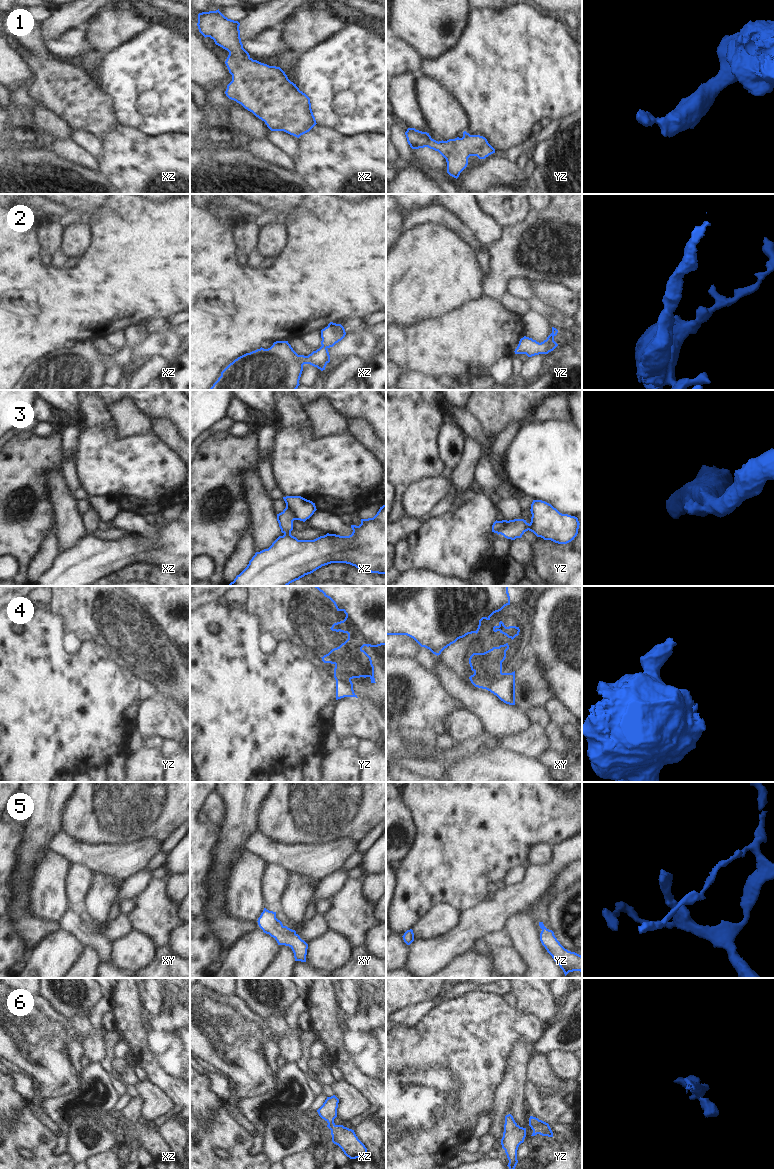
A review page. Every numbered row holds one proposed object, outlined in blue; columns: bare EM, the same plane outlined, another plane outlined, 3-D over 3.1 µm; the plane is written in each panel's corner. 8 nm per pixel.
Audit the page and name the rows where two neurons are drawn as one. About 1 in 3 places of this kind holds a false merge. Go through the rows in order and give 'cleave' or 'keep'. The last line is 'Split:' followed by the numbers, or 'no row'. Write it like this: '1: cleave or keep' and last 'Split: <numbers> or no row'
1: keep
2: keep
3: keep
4: cleave
5: keep
6: keep
Split: 4

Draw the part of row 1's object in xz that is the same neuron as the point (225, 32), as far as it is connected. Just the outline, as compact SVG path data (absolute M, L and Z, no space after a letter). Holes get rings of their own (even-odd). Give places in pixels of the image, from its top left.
M218 9L199 13L197 26L205 38L210 37L216 45L229 52L225 61L232 75L232 81L225 91L229 99L241 104L264 121L271 131L284 131L299 138L317 124L311 109L310 98L288 79L285 72L280 67L253 60L243 48L238 21L228 19Z

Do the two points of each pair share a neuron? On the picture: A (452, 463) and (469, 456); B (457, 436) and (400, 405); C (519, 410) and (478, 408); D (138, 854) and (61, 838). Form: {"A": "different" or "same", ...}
{"A": "different", "B": "different", "C": "same", "D": "same"}

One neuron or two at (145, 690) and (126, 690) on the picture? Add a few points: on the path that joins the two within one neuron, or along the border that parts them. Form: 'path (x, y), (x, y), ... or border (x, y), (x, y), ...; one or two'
border (127, 670), (137, 674), (140, 699); two

